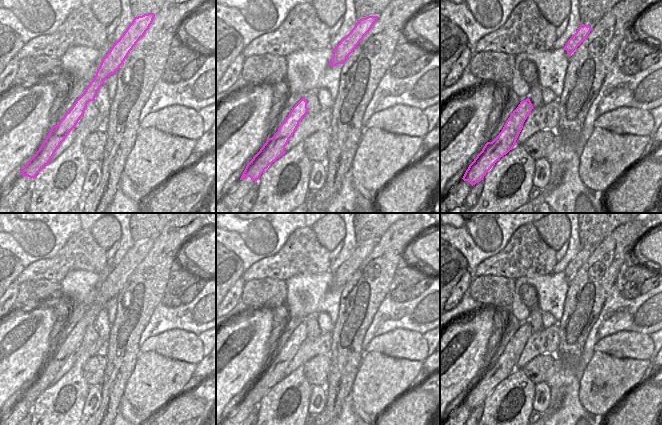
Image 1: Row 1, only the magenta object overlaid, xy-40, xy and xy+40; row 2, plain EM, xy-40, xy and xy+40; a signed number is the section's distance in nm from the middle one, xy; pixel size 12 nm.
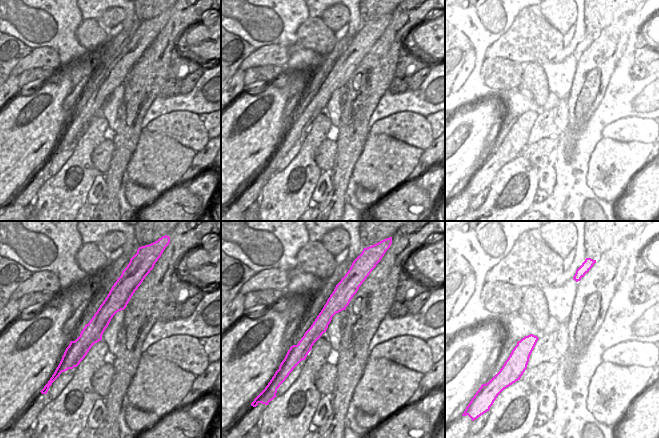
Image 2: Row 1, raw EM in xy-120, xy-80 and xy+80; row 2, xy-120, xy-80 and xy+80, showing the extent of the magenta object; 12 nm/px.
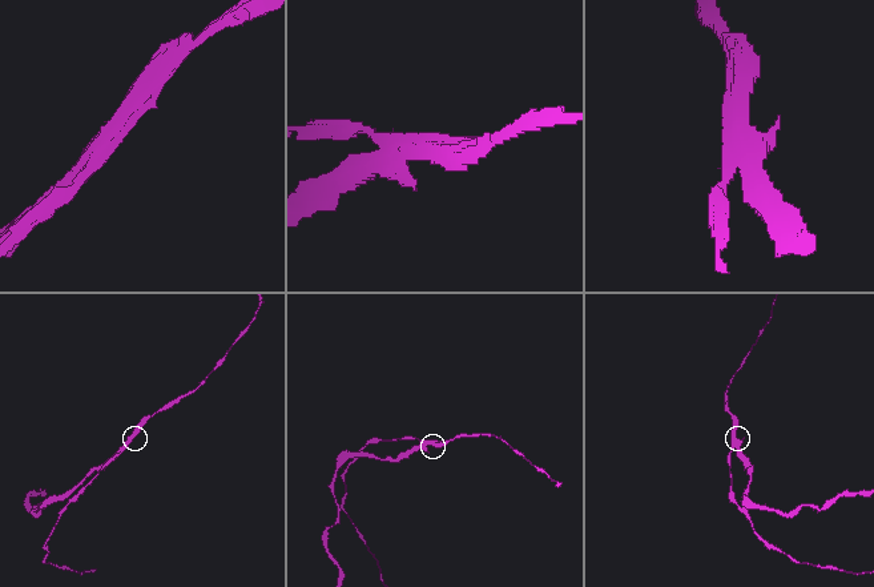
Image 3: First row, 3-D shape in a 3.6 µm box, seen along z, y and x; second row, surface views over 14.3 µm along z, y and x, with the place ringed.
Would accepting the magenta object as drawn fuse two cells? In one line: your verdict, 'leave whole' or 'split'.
split

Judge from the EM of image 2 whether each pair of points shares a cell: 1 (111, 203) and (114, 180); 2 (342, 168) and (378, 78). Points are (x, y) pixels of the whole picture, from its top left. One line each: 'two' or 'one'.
1: one
2: one

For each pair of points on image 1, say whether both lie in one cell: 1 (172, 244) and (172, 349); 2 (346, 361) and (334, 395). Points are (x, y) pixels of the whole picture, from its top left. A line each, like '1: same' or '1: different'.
1: different
2: same

